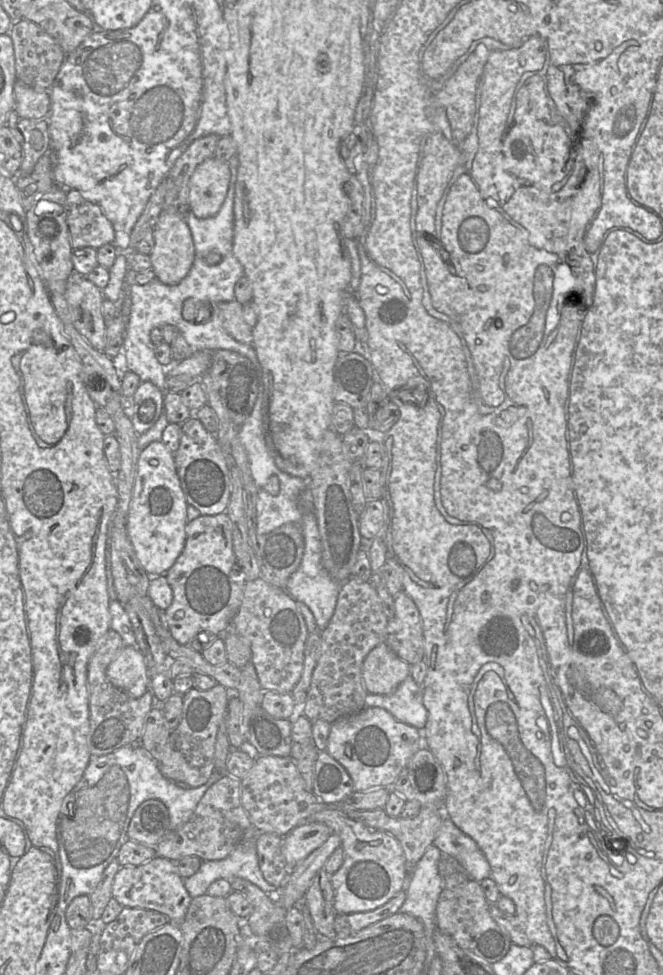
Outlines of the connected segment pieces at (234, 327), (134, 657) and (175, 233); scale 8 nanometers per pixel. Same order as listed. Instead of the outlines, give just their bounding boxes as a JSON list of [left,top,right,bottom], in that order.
[[220,300,257,344],[106,645,150,698],[151,212,195,285]]

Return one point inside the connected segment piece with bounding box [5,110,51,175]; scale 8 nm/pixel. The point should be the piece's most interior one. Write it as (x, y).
(34, 137)

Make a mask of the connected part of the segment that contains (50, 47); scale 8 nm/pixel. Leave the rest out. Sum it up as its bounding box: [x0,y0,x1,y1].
[8,20,67,91]

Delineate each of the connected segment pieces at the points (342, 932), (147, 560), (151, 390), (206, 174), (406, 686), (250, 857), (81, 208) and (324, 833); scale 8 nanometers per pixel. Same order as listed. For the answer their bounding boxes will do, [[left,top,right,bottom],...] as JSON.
[[334,890,406,937],[126,441,187,578],[123,381,164,434],[188,157,231,219],[365,674,427,729],[184,844,278,898],[66,190,115,249],[281,823,333,871]]

